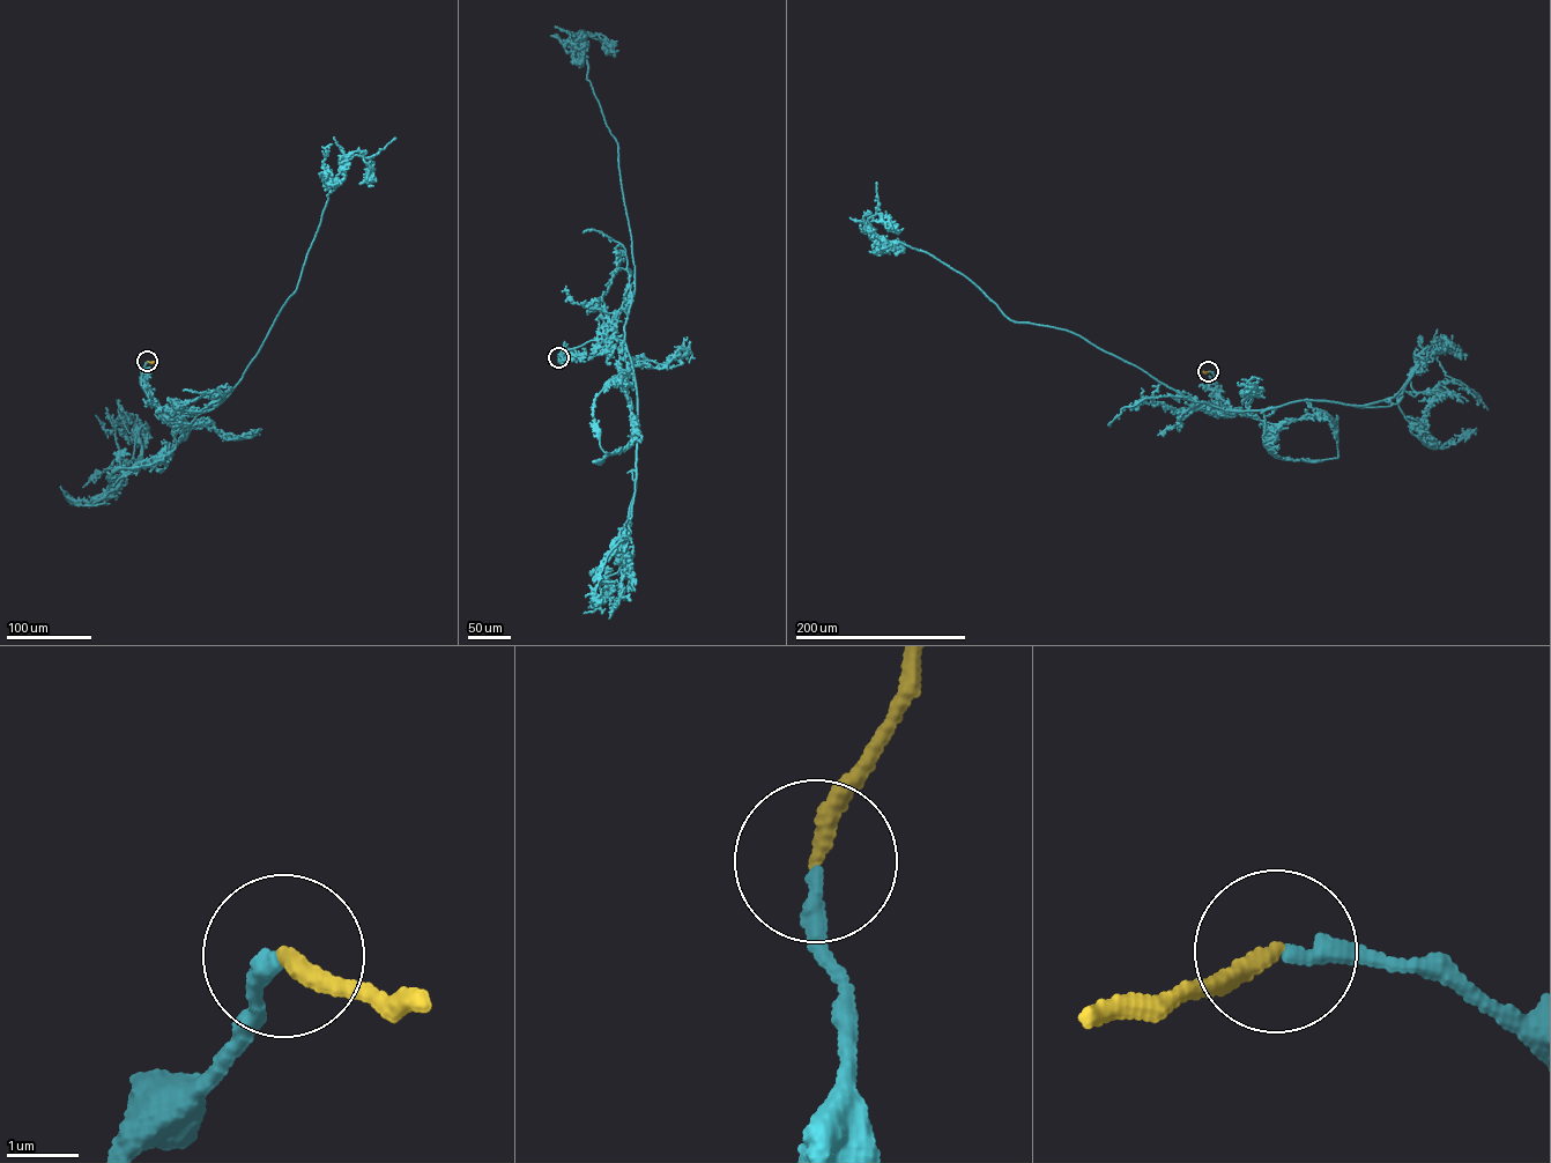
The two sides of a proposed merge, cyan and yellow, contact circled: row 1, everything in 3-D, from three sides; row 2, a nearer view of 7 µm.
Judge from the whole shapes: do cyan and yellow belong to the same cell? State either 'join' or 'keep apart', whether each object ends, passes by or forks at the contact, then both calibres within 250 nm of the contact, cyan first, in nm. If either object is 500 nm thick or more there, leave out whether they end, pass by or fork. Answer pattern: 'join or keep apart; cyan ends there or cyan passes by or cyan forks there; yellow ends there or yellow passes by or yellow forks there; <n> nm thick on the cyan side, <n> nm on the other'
join; cyan ends there; yellow ends there; 240 nm thick on the cyan side, 240 nm on the other

